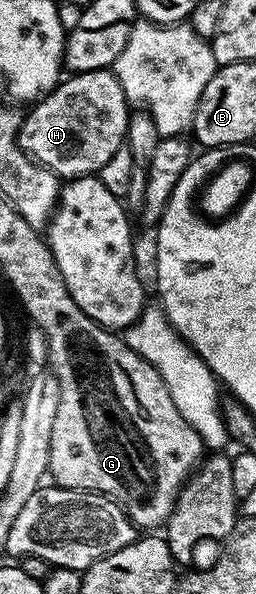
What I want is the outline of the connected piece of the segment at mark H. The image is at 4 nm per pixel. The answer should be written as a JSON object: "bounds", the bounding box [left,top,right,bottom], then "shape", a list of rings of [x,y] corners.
{"bounds":[18,68,131,180],"shape":[[[110,68],[91,72],[75,72],[67,75],[58,87],[33,105],[29,113],[23,115],[18,131],[18,144],[28,153],[31,160],[43,168],[52,170],[60,178],[74,180],[78,176],[93,176],[124,146],[126,127],[130,121],[131,105],[126,99],[120,82]]]}

